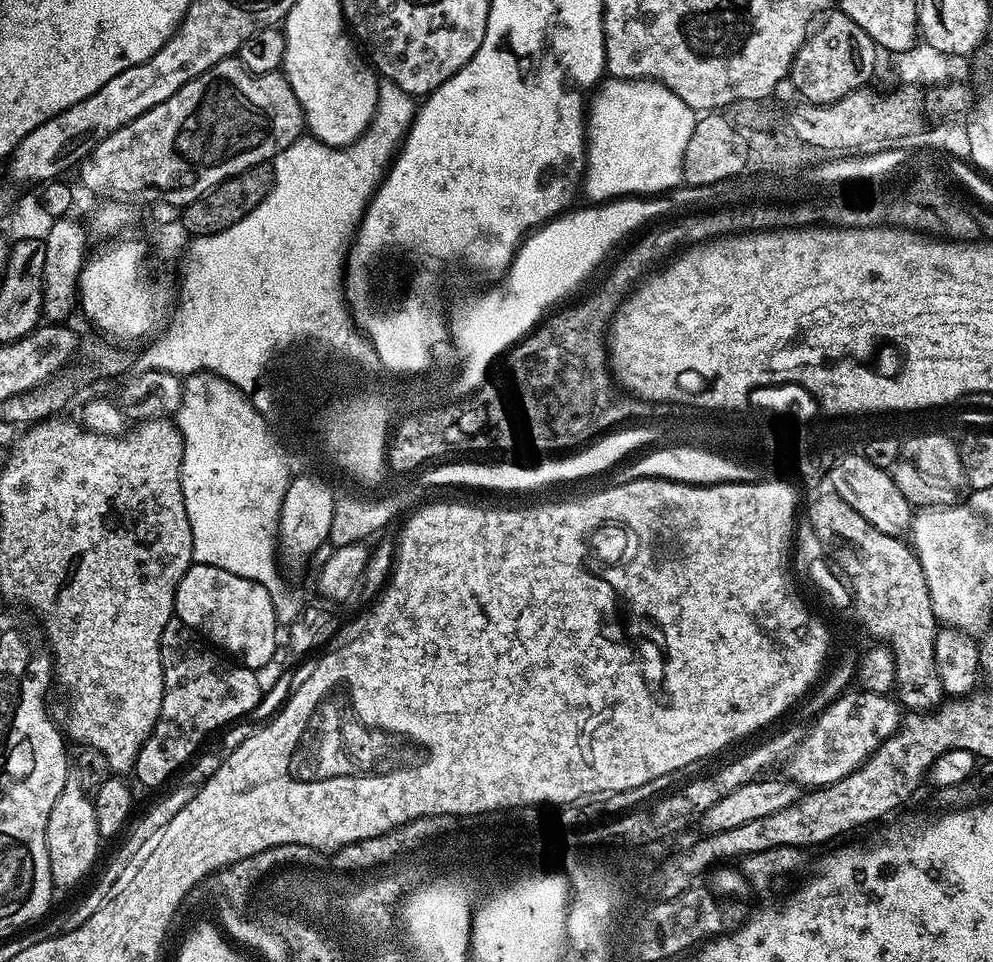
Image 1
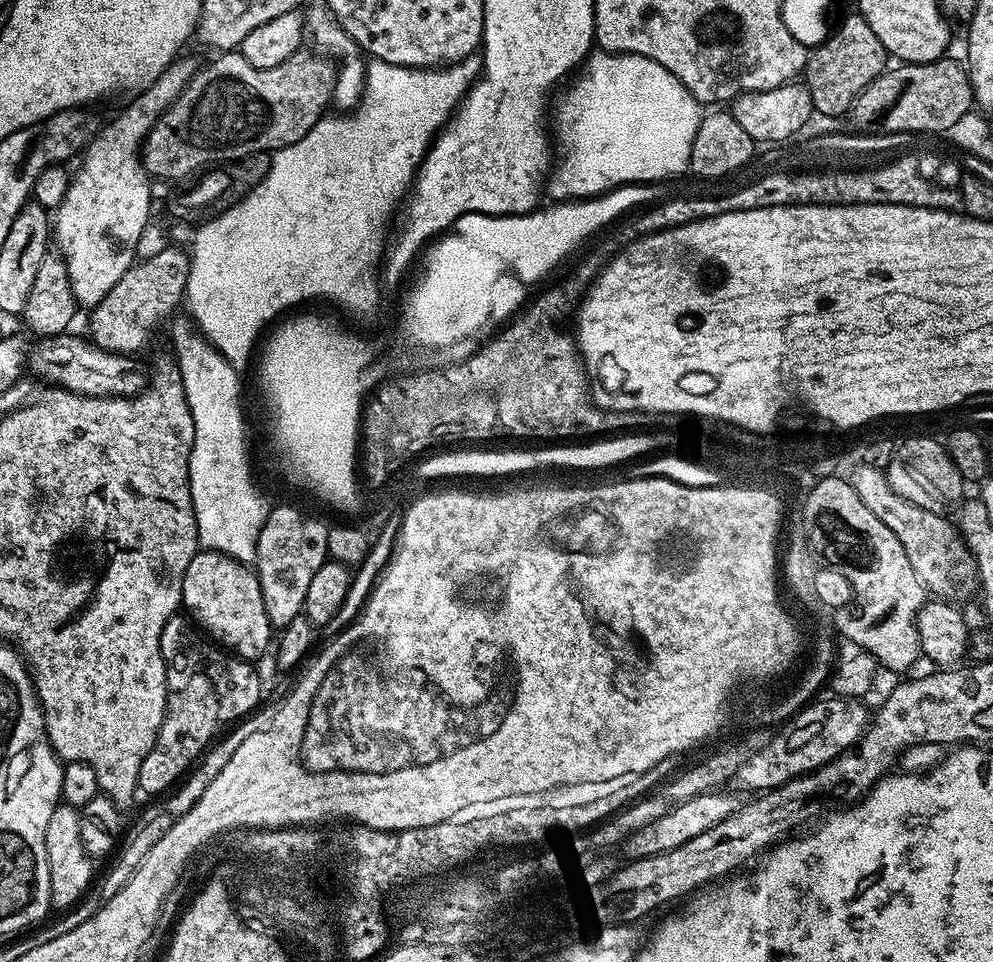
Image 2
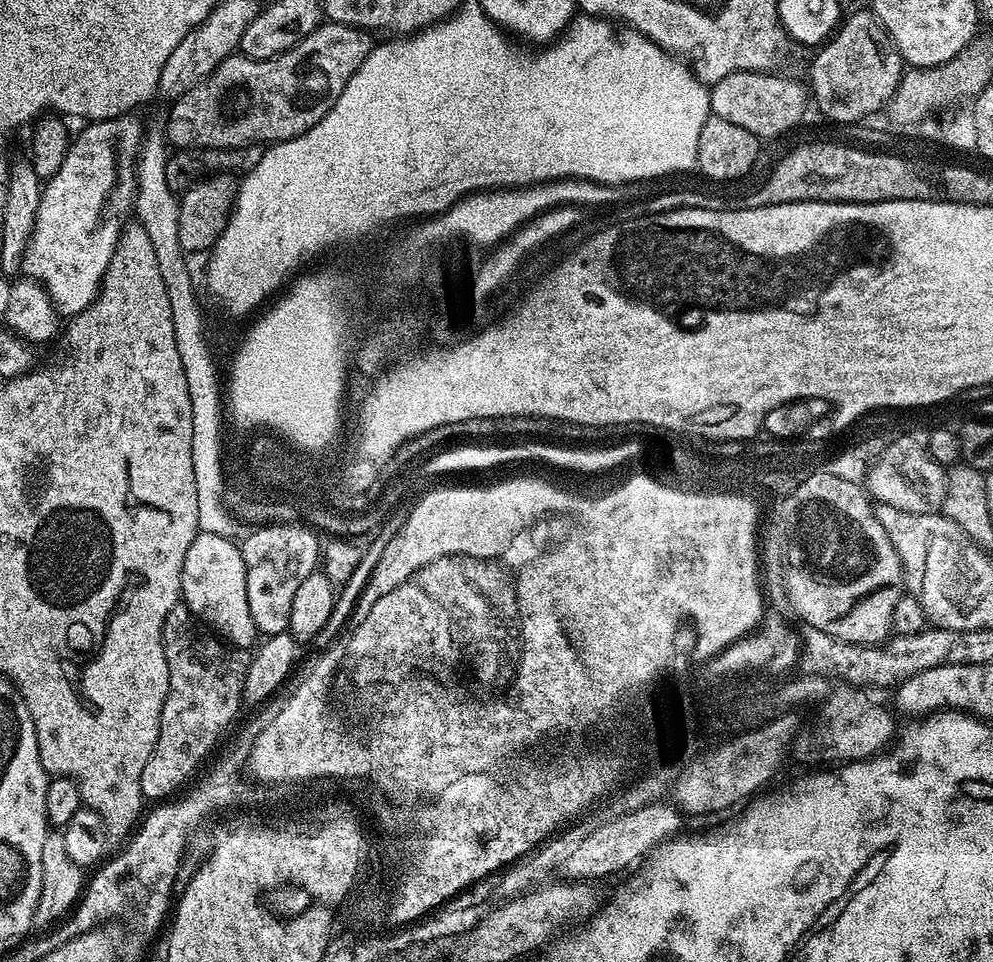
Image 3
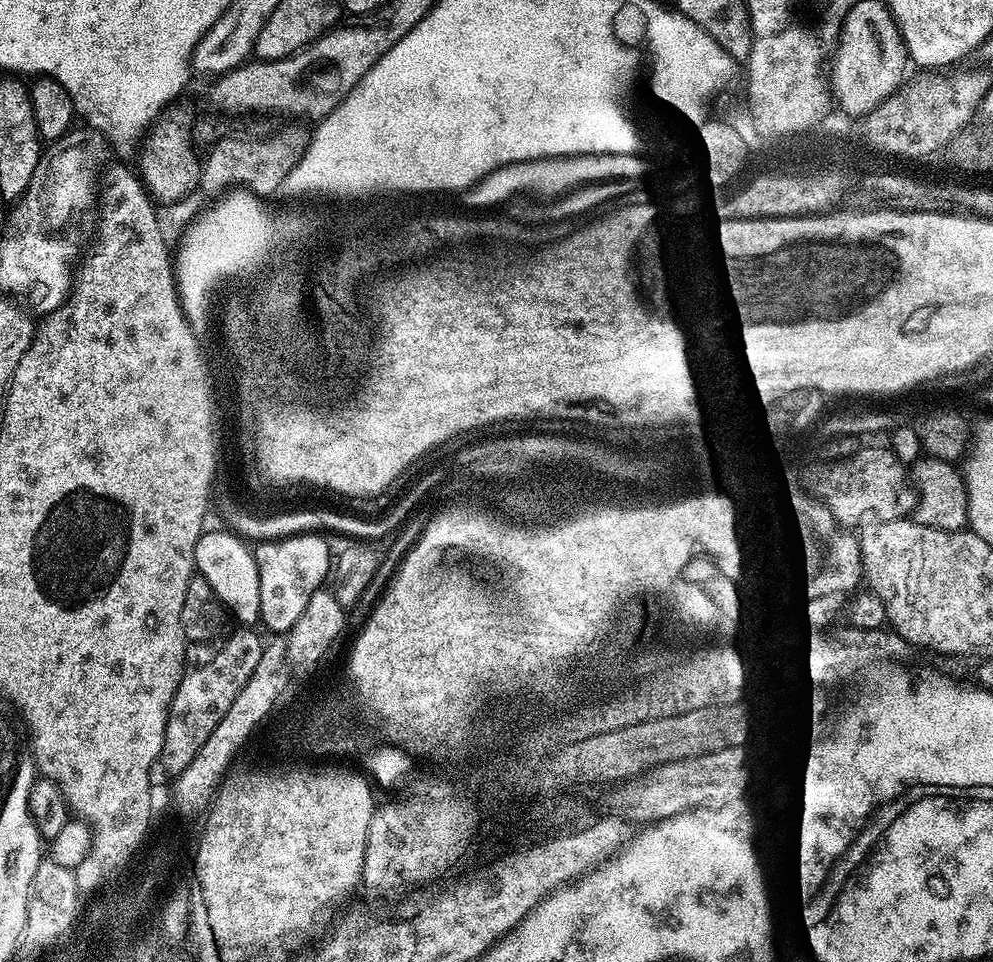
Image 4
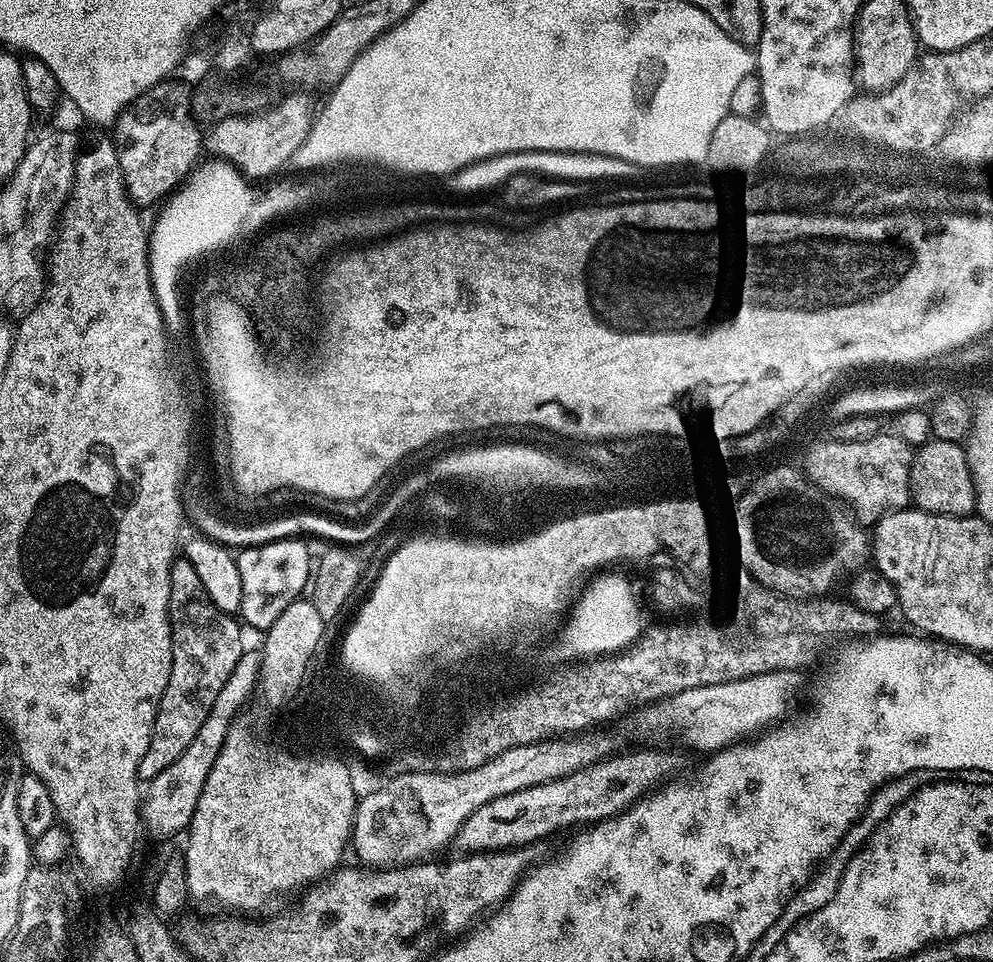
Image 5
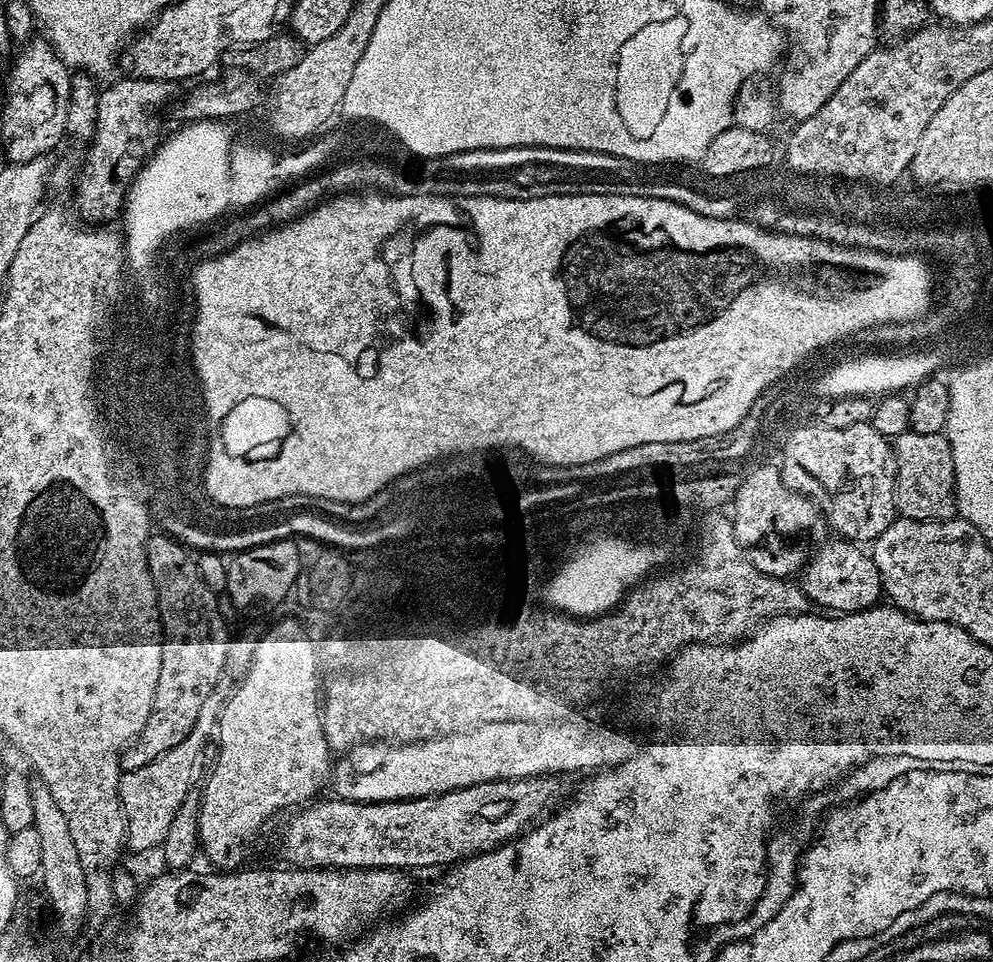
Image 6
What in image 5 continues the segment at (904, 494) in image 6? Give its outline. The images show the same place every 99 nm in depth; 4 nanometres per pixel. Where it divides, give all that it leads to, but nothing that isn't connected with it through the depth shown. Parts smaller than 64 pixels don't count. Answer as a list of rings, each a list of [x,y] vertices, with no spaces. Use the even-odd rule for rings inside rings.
[[[932,438],[927,443],[919,445],[911,457],[908,483],[911,503],[923,512],[937,512],[940,516],[966,516],[975,509],[976,487],[972,484],[972,471],[968,465],[968,454],[963,443],[955,444]]]

